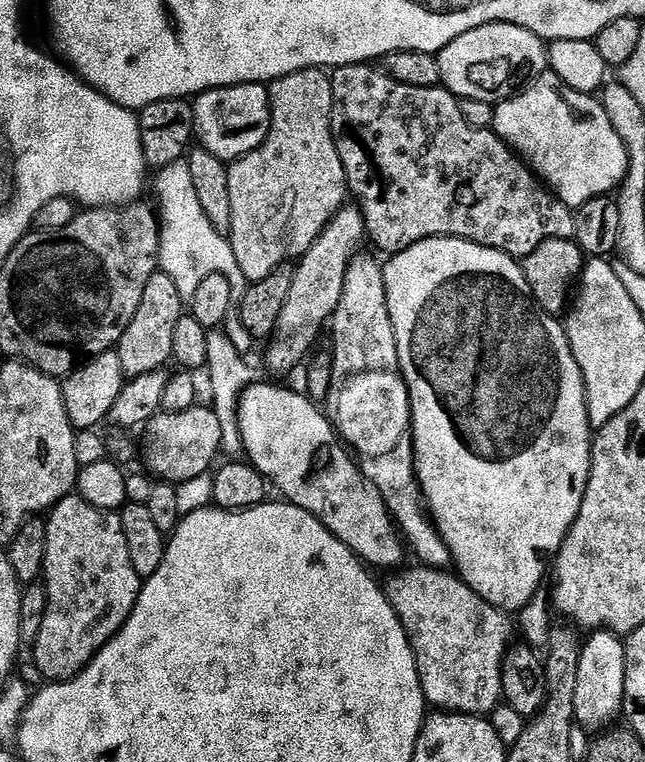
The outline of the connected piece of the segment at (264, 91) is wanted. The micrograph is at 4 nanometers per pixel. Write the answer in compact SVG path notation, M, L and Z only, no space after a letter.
M234 84L203 93L194 104L194 124L198 129L198 140L200 136L199 143L219 160L235 162L242 156L249 156L254 149L263 146L272 130L272 101L269 89L263 84Z

